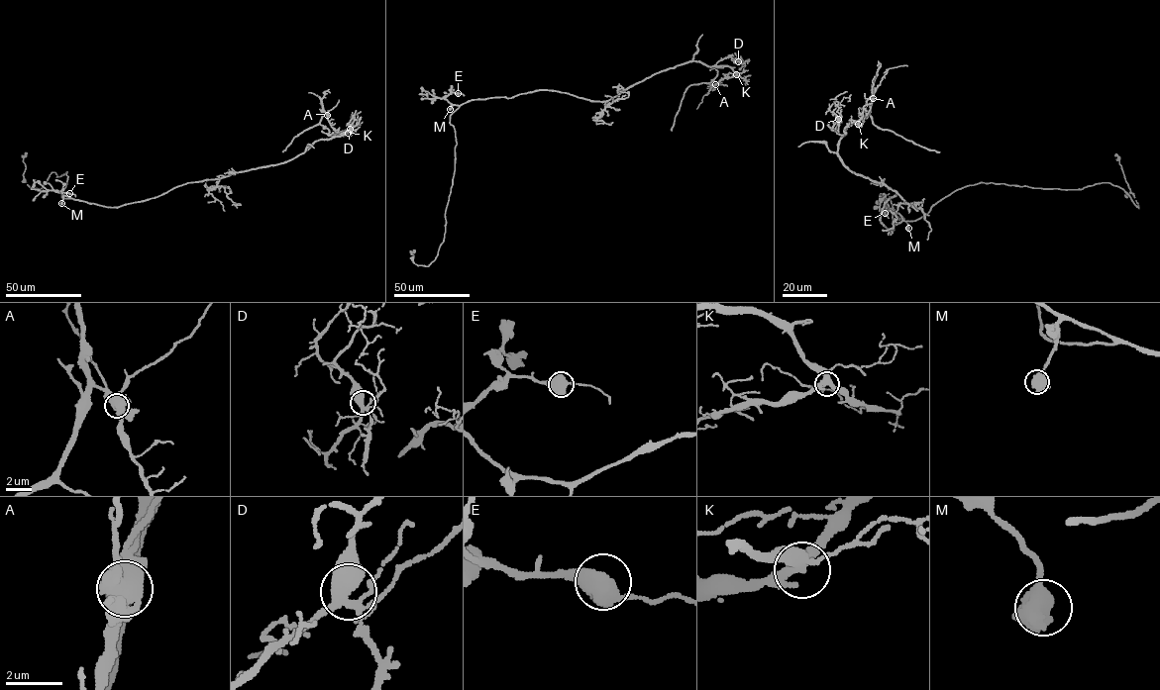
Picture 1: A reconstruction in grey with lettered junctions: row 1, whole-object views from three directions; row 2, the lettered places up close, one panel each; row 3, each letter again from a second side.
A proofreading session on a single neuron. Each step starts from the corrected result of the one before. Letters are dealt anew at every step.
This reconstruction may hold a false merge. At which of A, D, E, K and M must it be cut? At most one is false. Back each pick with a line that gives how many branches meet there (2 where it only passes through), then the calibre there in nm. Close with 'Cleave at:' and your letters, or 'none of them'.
A: branches 4; calibre 650 nm
Cleave at: A

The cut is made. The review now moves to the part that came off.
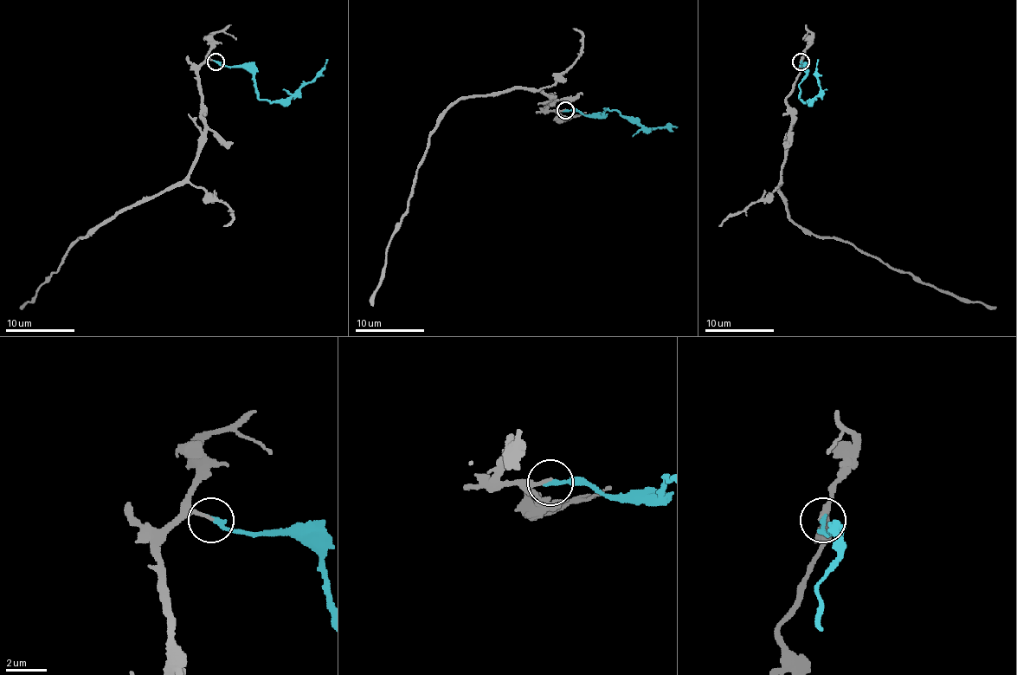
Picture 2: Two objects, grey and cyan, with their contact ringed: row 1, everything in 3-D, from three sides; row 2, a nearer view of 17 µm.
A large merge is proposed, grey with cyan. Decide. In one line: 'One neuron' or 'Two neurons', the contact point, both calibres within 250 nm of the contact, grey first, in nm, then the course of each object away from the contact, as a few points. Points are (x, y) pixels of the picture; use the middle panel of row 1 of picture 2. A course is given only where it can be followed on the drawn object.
One neuron. Place: (565, 110). Thickness 150 nm (grey) against 240 nm. Course of grey: (565, 109), (518, 88), (460, 97), (447, 111), (372, 306). Course of cyan: (565, 111), (601, 116), (605, 109), (608, 109), (622, 116), (634, 118), (648, 130), (678, 126)

